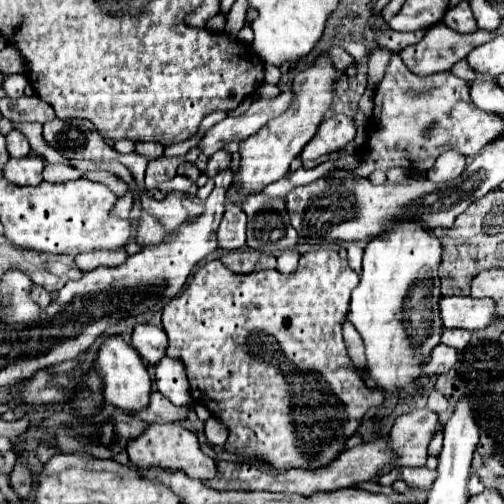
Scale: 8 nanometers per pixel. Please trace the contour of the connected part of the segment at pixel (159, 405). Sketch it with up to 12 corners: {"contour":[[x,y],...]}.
{"contour":[[161,392],[147,410],[135,412],[149,424],[185,420],[187,408],[173,406]]}

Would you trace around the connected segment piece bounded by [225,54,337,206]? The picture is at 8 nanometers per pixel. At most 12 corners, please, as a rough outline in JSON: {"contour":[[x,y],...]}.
{"contour":[[321,54],[295,76],[291,108],[239,146],[225,204],[281,180],[313,138],[337,70]]}

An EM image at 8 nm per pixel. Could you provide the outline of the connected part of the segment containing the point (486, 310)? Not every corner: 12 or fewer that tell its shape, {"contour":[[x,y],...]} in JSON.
{"contour":[[439,300],[443,328],[481,330],[493,320],[491,300]]}

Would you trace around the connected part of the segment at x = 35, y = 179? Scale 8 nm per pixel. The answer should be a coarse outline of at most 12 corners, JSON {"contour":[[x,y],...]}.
{"contour":[[11,158],[3,178],[15,186],[43,182],[43,158]]}

